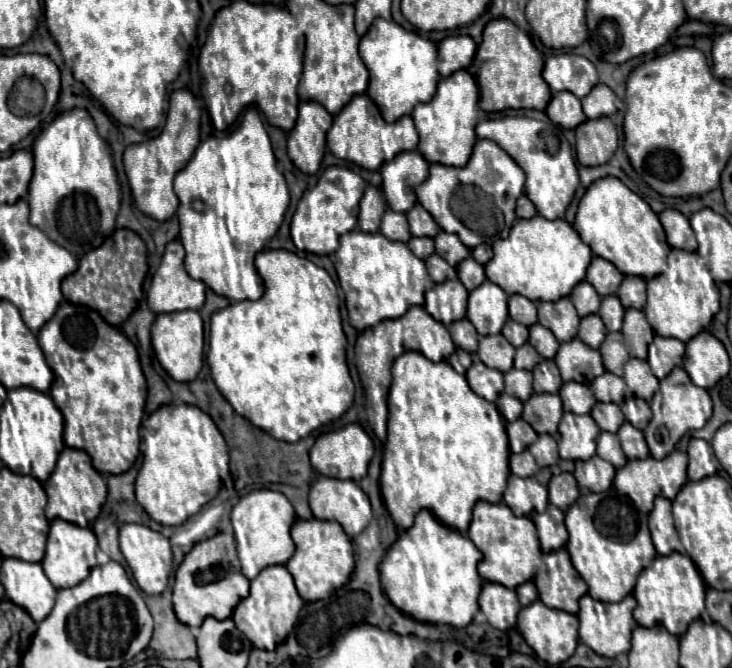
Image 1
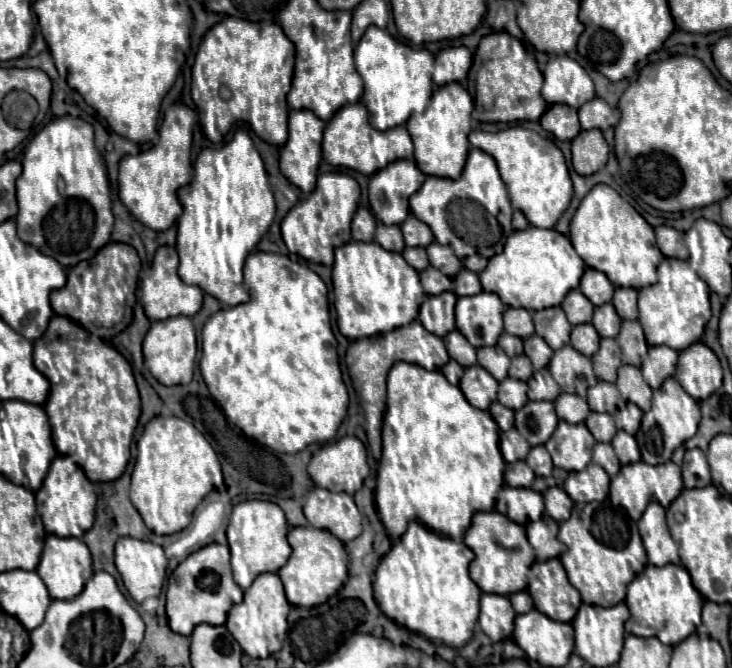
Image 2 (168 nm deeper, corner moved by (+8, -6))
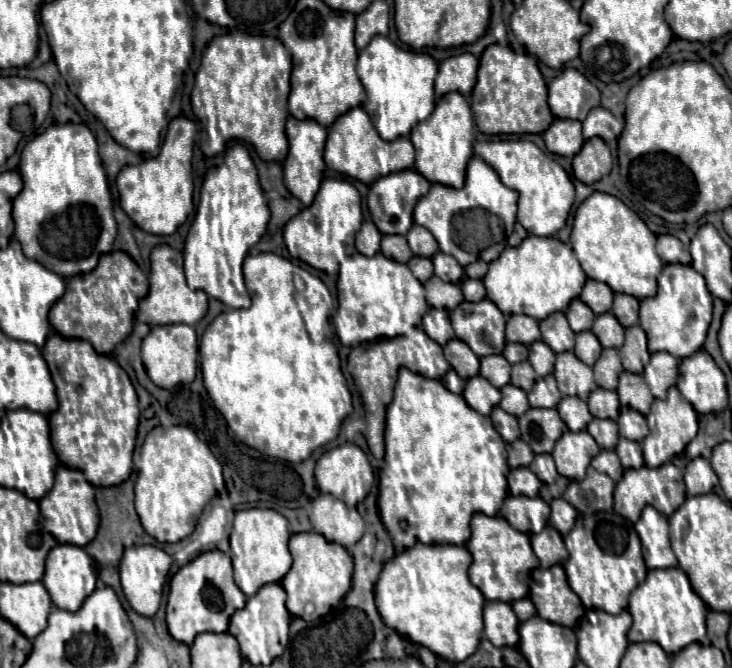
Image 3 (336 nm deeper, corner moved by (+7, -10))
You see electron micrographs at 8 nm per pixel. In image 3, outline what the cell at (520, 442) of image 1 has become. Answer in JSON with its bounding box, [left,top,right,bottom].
[508,440,534,468]

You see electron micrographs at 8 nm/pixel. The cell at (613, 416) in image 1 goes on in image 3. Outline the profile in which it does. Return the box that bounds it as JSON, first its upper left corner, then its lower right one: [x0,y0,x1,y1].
[588,418,618,450]

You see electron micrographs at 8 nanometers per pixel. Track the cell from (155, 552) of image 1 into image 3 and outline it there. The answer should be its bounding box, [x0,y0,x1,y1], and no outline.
[120,544,172,618]

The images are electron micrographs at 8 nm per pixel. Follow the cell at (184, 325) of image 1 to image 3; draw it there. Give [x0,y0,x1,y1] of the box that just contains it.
[142,324,198,388]

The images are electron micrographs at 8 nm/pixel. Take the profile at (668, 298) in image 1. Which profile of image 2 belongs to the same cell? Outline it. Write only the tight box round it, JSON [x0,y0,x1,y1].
[638,258,711,350]

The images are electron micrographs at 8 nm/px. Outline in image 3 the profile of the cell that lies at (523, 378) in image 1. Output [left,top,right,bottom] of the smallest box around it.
[500,384,530,416]

